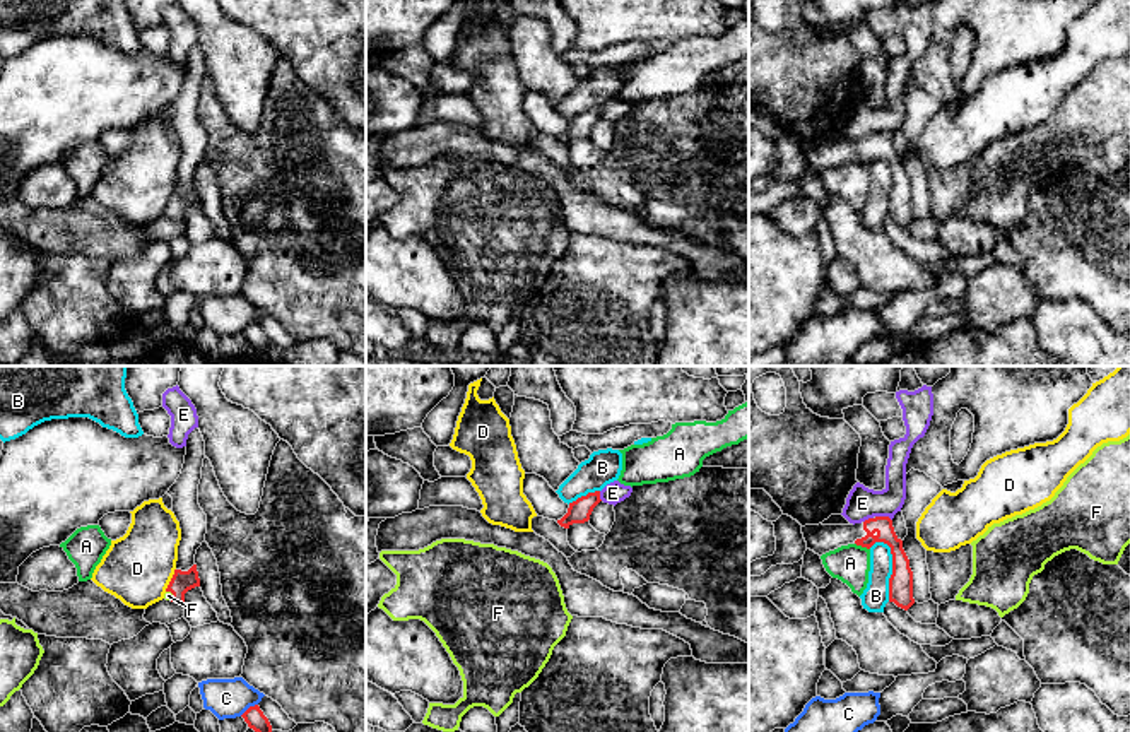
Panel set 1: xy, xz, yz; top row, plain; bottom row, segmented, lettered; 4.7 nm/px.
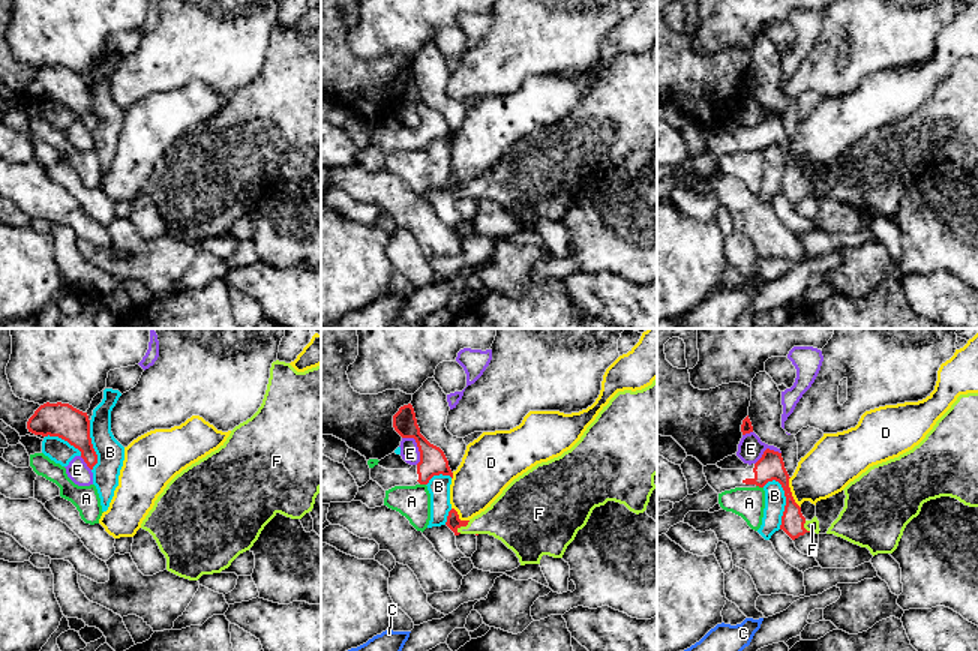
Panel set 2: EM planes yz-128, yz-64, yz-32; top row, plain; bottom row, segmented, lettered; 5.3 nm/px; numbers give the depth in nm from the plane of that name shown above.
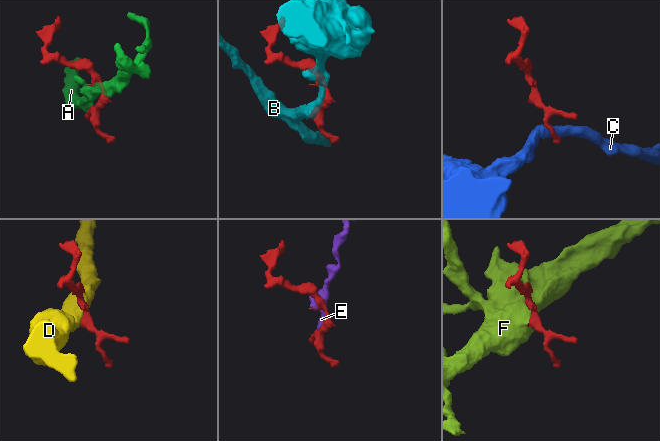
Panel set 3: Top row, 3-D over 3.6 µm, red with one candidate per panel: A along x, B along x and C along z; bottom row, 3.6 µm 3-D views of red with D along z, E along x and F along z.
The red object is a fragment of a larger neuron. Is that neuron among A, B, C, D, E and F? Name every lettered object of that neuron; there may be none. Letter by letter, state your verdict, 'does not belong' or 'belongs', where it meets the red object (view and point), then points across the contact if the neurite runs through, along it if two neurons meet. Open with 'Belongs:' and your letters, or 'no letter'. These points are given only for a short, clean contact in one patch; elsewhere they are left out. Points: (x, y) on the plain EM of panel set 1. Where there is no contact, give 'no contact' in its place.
Belongs: F
A: does not belong; contact yz (862, 163)
B: does not belong; contact yz (893, 185)
C: does not belong; contact xy (250, 324); border xy (257, 320), (240, 332)
D: does not belong; contact xy (171, 197); border xy (175, 185), (164, 207)
E: does not belong; contact yz (884, 134)
F: belongs; contact xy (171, 209); way xy (182, 199), (171, 209), (168, 212)

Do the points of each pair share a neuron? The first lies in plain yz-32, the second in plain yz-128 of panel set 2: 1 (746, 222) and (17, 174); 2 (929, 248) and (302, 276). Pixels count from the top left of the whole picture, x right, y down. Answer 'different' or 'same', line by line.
1: same
2: different

